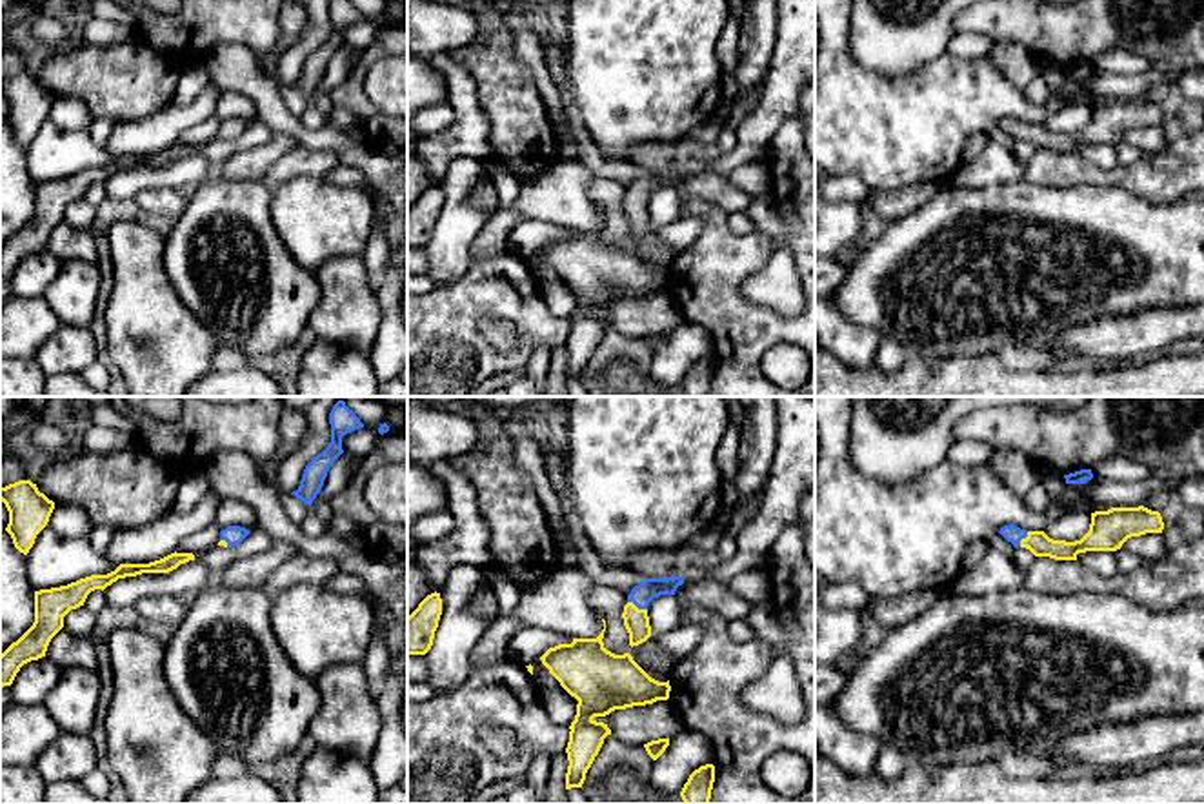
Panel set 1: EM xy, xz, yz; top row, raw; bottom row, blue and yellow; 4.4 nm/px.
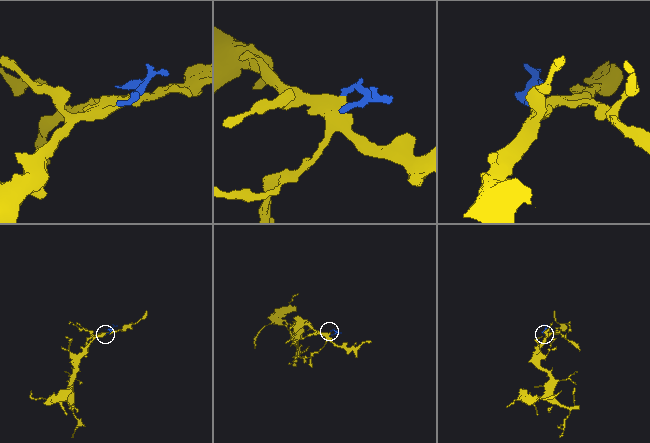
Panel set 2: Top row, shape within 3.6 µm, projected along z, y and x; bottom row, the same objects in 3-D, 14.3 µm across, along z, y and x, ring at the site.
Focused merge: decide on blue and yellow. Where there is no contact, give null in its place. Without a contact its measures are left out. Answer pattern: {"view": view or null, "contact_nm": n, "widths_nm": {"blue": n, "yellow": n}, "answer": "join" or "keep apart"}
{"view": "xz", "contact_nm": 100, "widths_nm": {"blue": 100, "yellow": 110}, "answer": "join"}

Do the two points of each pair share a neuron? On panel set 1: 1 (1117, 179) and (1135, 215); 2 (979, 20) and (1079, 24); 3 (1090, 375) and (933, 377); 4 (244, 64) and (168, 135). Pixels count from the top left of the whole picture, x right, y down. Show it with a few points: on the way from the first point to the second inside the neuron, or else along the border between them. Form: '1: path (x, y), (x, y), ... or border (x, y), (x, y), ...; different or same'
1: border (1081, 184), (1124, 188), (1163, 204); different
2: path (1004, 20), (1053, 24); same
3: path (1052, 377), (972, 377); same
4: border (210, 82), (222, 90); different

